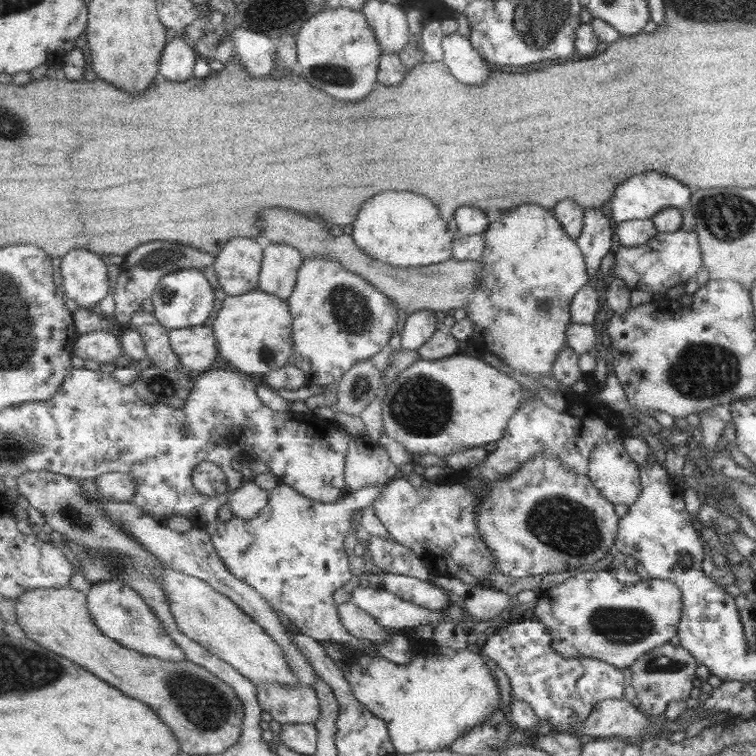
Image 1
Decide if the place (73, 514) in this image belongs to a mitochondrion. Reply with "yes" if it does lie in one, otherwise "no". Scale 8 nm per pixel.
yes

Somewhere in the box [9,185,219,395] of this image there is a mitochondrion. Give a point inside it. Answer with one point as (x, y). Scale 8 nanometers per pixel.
(157, 259)

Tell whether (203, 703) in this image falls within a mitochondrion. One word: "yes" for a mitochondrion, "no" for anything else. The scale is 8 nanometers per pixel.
yes

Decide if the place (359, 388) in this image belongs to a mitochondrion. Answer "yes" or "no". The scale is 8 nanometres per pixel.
yes

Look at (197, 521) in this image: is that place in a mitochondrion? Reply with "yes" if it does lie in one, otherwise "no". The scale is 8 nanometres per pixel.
no

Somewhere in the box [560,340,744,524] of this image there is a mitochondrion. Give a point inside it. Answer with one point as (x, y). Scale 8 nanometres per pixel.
(701, 372)

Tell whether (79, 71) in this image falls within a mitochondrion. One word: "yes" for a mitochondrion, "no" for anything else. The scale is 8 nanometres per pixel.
no

